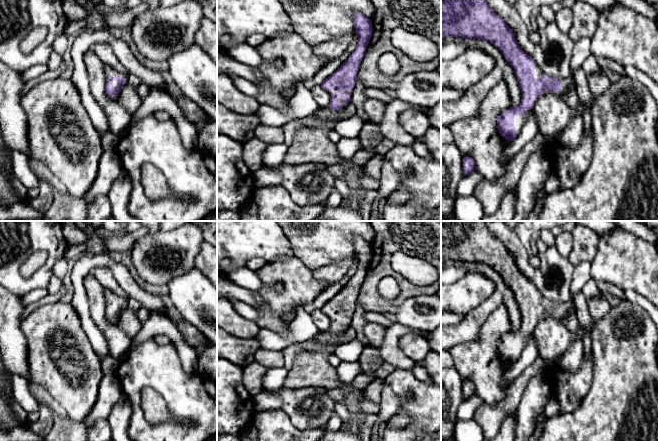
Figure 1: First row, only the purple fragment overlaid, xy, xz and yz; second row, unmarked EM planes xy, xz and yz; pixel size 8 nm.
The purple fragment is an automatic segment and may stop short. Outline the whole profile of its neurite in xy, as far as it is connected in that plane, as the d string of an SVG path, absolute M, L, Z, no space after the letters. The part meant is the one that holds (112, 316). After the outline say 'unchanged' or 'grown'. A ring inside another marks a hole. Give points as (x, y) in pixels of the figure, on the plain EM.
M103 288L103 293L106 304L105 316L111 324L118 326L119 316L129 307L128 298L120 297L105 288Z; grown

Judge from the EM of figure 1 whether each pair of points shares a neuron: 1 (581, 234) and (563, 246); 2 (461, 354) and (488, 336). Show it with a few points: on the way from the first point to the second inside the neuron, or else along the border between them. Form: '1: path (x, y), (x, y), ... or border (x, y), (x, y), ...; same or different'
1: border (571, 231), (571, 254), (567, 258); different
2: path (468, 354), (471, 354), (482, 343); same

